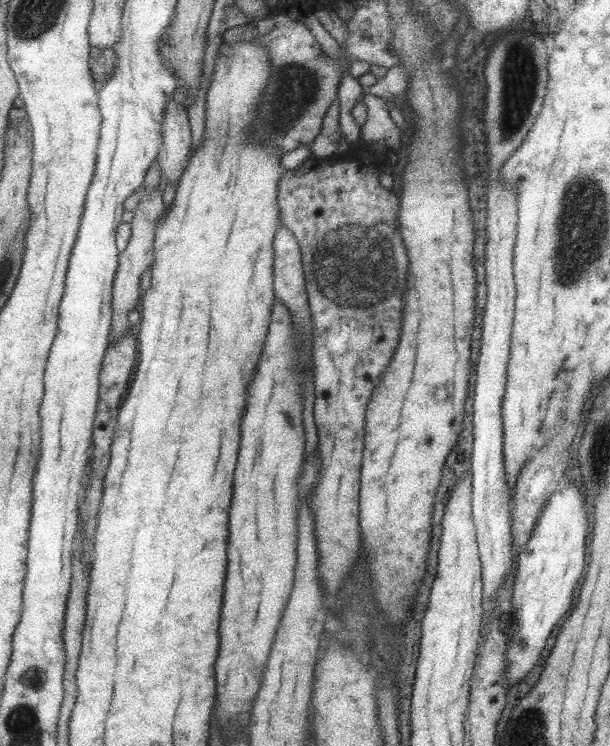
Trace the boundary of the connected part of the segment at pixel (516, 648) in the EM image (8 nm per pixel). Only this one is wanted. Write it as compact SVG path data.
M569 482L559 494L552 494L541 512L534 532L524 551L518 554L518 572L514 578L512 607L518 626L510 636L506 648L506 679L510 687L527 676L538 664L548 637L570 608L574 588L586 568L586 540L588 540L588 504L586 496L574 482Z

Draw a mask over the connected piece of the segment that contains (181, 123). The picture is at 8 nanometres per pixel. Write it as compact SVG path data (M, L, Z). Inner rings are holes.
M174 98L168 100L162 124L162 146L158 152L158 162L161 173L166 180L178 188L180 176L184 168L190 164L190 146L192 146L192 132L188 122L187 108L183 103L176 102Z

